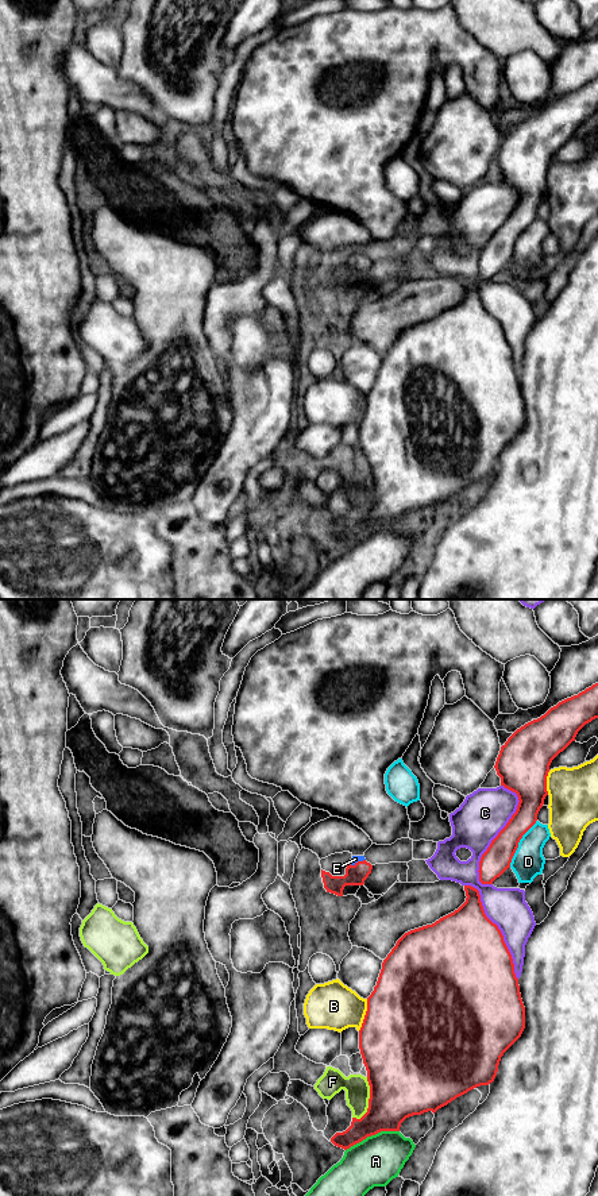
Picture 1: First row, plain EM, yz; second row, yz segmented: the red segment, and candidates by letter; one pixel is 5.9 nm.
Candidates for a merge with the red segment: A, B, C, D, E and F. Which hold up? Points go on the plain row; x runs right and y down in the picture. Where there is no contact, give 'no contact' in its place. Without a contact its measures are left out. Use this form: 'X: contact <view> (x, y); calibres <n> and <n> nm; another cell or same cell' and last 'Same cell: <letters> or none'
A: contact yz (371, 529); calibres 280 and 300 nm; another cell
B: contact yz (365, 411); calibres 500 and 280 nm; another cell
C: contact yz (498, 228); calibres 170 and 280 nm; another cell
D: contact yz (517, 239); calibres 170 and 190 nm; another cell
E: contact yz (357, 258); calibres 130 and 50 nm; same cell
F: contact yz (369, 494); calibres 440 and 150 nm; another cell
Same cell: E

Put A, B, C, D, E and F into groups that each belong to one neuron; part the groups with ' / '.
A / B / C / D / E / F

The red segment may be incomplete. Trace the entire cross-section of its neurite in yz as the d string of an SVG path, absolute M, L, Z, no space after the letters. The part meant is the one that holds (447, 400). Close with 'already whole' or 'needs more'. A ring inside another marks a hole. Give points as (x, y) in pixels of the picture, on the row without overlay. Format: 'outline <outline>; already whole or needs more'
outline M464 281L464 286L467 292L466 297L458 305L440 313L432 320L405 328L383 355L377 381L367 393L367 406L359 425L359 444L370 481L369 504L360 514L352 513L351 521L346 526L336 528L331 533L331 537L335 541L347 545L367 532L375 531L381 526L400 526L401 518L406 513L421 510L428 506L435 509L439 504L447 501L468 486L481 481L489 481L497 471L501 452L521 432L525 424L525 402L520 389L518 374L514 369L512 350L498 321L486 312L479 286L471 281Z; already whole

